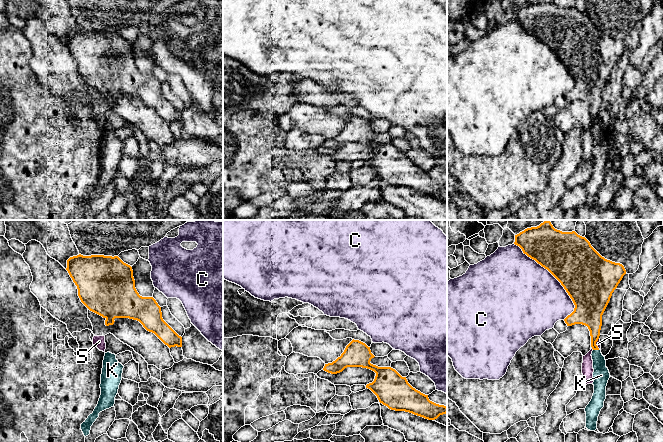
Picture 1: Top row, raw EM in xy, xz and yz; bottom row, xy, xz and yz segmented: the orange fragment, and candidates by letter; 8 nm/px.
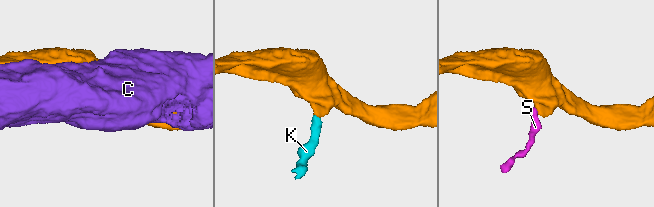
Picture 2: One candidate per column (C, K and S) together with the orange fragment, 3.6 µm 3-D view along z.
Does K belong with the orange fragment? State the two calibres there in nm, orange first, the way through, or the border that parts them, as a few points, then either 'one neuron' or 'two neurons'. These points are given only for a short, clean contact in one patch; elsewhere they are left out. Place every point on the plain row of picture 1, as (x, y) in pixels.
calibres 150 and 140 nm; one neuron

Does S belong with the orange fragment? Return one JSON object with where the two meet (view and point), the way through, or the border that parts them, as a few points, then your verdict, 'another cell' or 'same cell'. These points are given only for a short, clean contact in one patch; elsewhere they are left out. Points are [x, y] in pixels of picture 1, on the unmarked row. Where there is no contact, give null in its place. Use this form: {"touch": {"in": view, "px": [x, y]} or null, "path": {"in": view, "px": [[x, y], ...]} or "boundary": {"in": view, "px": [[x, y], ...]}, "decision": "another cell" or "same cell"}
{"touch": {"in": "yz", "px": [592, 124]}, "boundary": {"in": "yz", "px": [[591, 122], [593, 125]]}, "decision": "another cell"}

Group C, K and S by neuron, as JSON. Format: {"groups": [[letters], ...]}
{"groups": [["C"], ["K"], ["S"]]}

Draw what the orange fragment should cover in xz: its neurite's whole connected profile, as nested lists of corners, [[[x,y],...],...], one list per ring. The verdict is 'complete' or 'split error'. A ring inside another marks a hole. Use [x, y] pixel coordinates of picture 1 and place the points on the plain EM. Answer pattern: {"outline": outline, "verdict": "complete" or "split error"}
{"outline": [[[352,116],[344,128],[332,139],[325,140],[323,146],[337,150],[347,143],[367,144],[376,149],[372,159],[366,161],[379,178],[391,186],[405,187],[428,196],[435,196],[447,189],[447,183],[429,176],[428,171],[413,164],[395,145],[378,143],[370,139],[375,132],[370,123],[359,116]]], "verdict": "complete"}

